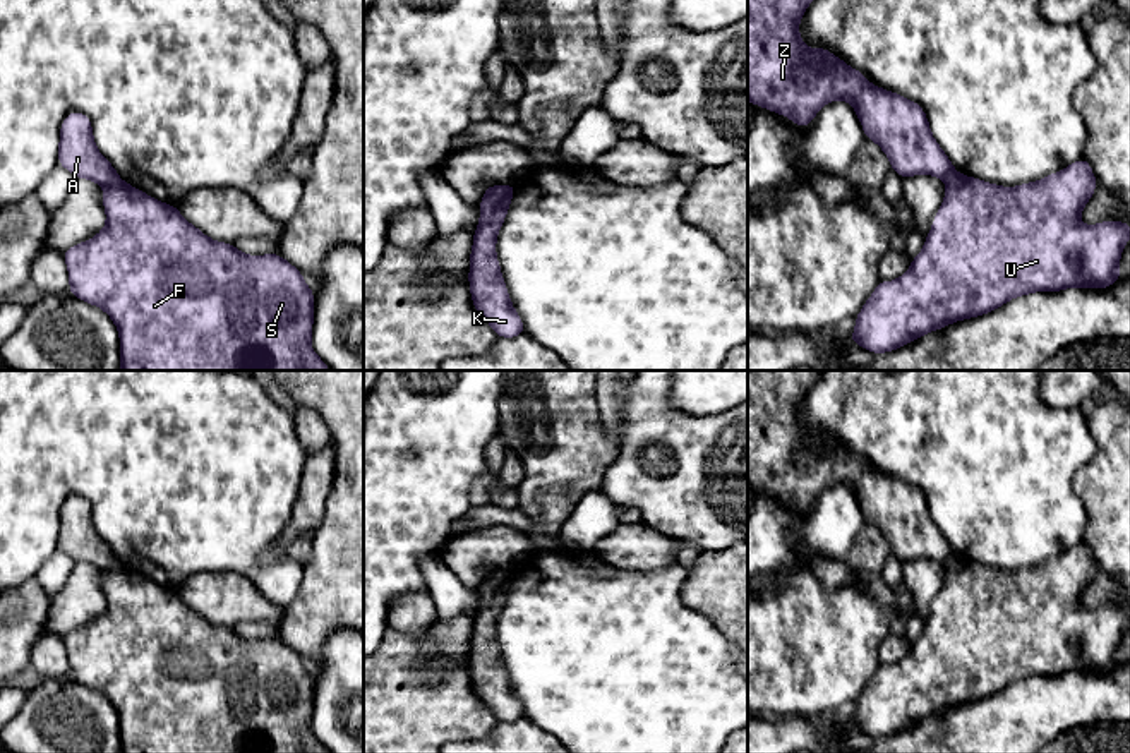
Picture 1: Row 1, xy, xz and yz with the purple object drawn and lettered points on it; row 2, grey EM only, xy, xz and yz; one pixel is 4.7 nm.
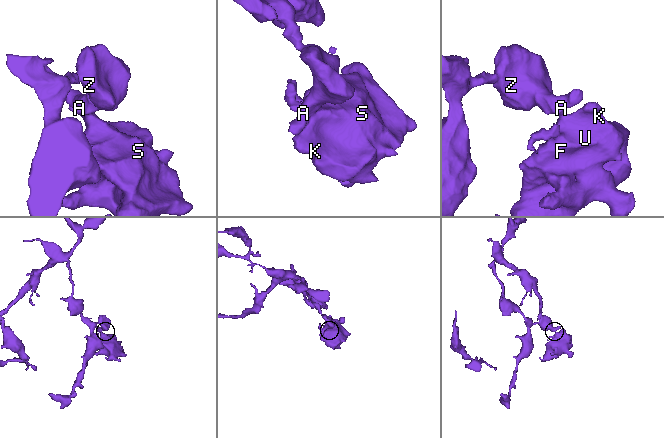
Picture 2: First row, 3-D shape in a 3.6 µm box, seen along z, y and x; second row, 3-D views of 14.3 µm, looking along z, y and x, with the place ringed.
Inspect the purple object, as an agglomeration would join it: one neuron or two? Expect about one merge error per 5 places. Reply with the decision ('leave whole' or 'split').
split

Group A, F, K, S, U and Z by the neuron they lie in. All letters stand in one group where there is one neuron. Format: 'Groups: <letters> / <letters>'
Groups: A Z / F K S U

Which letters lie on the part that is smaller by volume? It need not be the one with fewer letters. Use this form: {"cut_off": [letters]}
{"cut_off": ["F", "K", "S", "U"]}

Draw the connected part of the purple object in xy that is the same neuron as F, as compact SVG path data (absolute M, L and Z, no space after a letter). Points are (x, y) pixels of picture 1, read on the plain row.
M123 564L103 569L103 592L106 597L103 614L87 626L72 630L62 640L69 654L69 678L86 688L98 690L115 707L120 720L120 753L329 753L310 731L314 674L304 666L300 654L285 642L279 642L276 636L249 640L233 628L216 626L190 609L177 590L161 587Z

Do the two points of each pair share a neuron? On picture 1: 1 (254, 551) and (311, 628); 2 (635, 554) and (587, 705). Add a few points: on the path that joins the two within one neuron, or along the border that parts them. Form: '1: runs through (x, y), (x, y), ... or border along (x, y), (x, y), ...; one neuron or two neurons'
1: border along (304, 566), (299, 590), (283, 608); two neurons
2: border along (602, 560), (625, 570), (661, 570), (671, 565); two neurons

